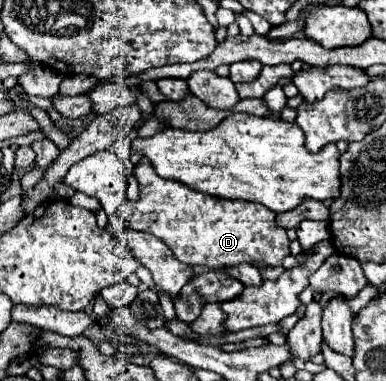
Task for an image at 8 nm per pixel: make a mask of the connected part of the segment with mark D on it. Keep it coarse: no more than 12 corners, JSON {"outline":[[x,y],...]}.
{"outline":[[134,167],[130,229],[210,269],[282,265],[286,229],[264,205],[214,199]]}

